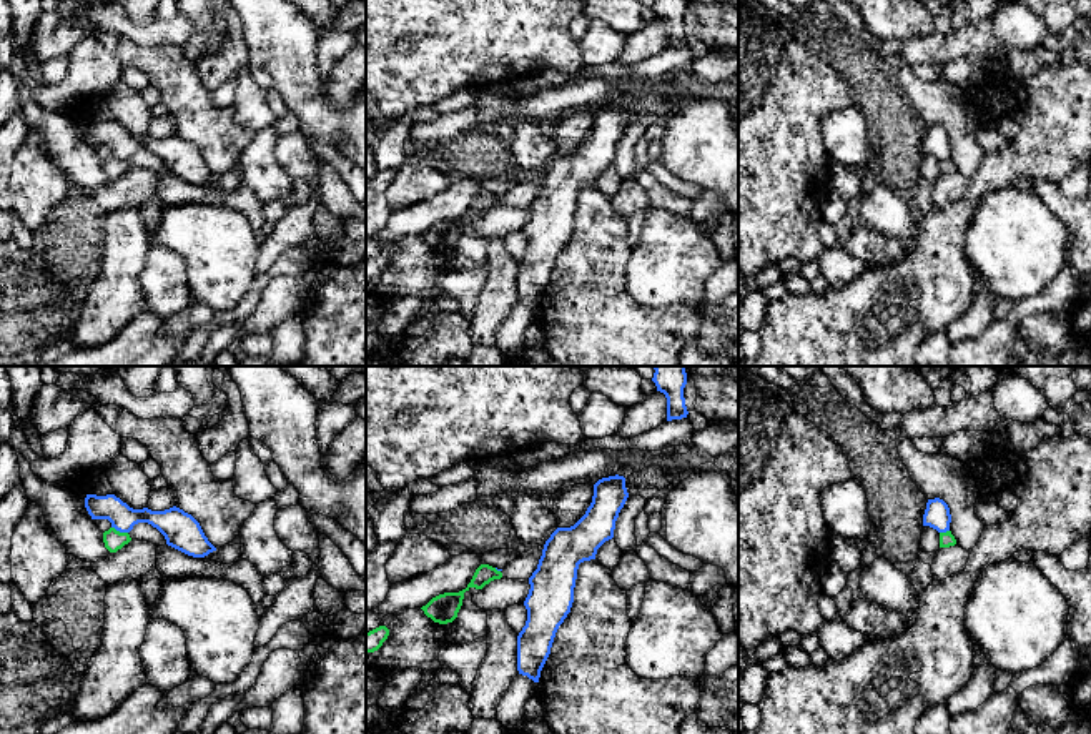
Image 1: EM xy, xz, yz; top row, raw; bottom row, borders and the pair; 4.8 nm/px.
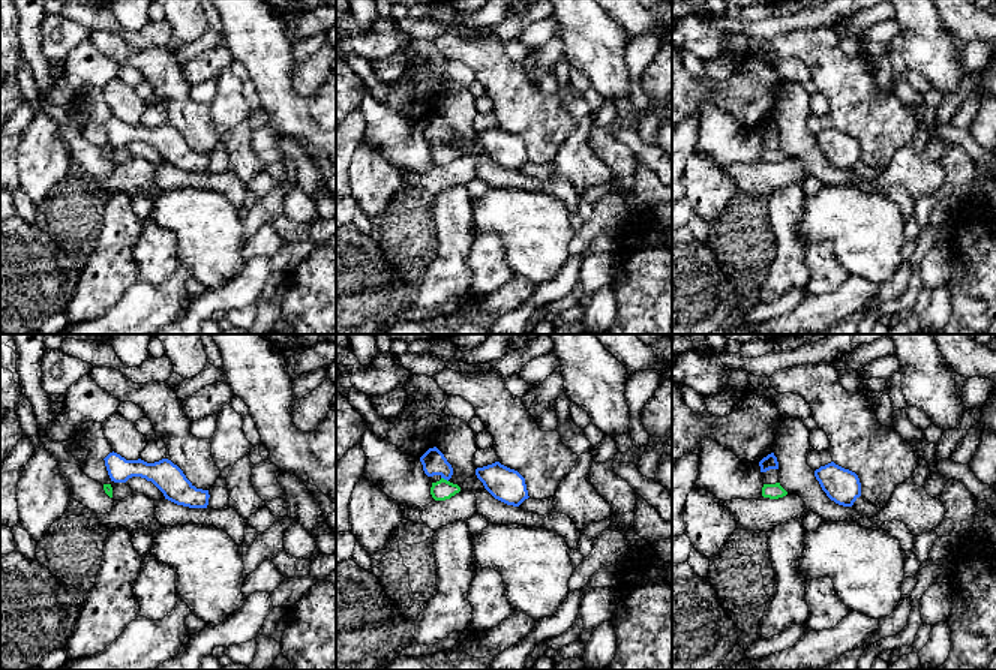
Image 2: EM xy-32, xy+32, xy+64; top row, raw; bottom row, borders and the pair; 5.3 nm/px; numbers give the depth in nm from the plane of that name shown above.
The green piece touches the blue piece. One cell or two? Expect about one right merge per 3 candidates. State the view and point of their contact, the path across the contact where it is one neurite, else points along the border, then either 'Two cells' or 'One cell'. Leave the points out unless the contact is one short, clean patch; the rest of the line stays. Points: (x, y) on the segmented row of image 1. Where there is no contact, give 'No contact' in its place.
Touches green at xy (118, 531). Boundary: xy (112, 526), (127, 533). Two cells

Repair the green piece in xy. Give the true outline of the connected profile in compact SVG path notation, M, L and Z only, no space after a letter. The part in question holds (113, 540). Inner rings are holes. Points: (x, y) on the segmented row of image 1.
M110 528L108 531L103 533L105 548L110 553L116 553L118 549L121 549L130 541L131 541L131 538L128 533L120 533L115 528Z

